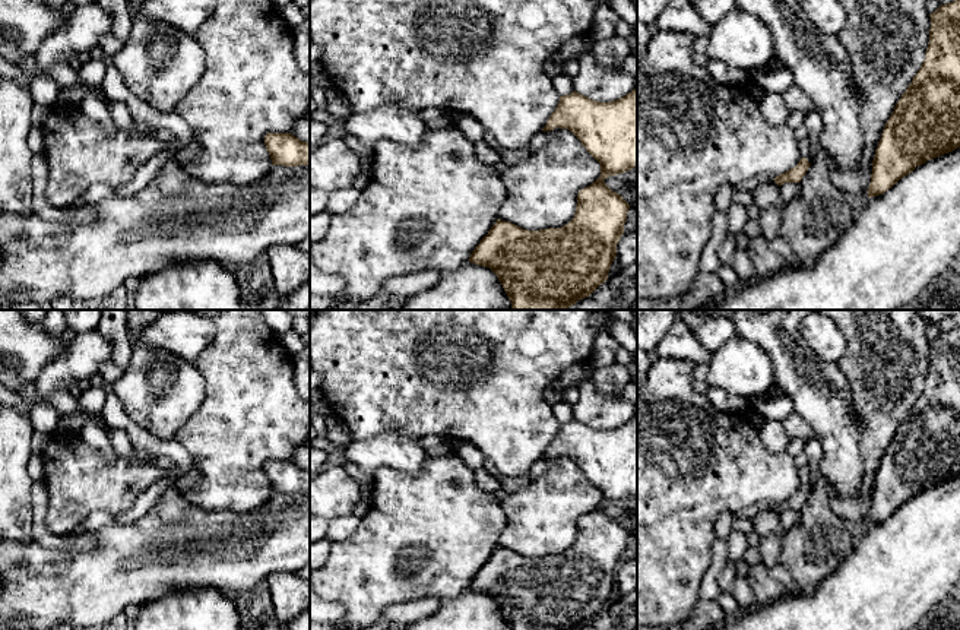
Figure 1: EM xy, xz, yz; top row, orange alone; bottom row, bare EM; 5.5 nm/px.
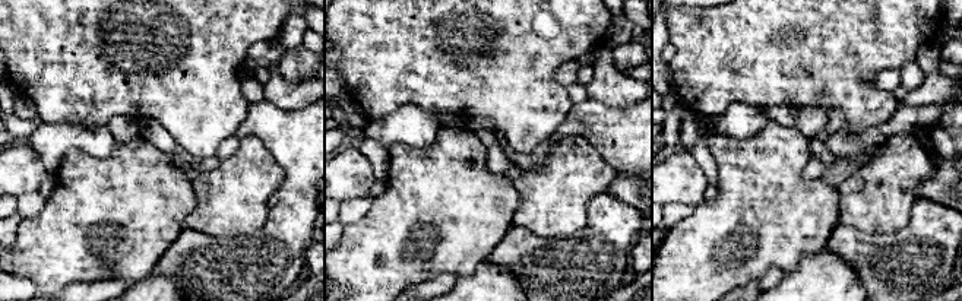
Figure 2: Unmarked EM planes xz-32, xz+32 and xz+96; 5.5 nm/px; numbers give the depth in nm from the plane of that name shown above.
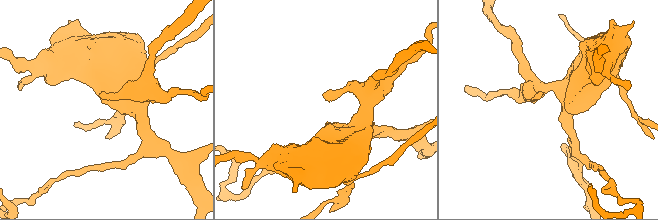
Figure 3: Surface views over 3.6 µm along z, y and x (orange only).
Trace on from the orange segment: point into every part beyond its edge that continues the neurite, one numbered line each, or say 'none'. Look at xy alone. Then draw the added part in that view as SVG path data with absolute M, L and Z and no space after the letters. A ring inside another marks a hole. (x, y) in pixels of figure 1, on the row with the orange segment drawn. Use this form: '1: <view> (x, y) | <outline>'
none

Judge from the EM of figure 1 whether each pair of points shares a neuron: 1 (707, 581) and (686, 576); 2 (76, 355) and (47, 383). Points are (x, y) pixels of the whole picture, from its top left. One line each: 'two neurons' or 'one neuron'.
1: two neurons
2: one neuron

